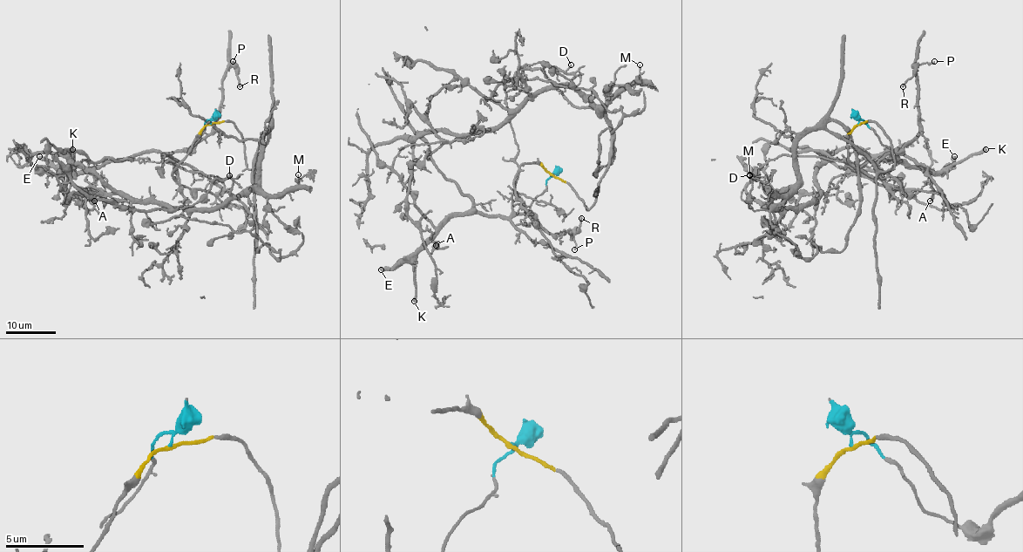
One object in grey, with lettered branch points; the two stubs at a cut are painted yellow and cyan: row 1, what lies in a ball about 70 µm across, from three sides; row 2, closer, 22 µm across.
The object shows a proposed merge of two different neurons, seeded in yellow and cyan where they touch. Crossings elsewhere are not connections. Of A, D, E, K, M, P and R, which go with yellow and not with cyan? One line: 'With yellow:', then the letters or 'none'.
With yellow: D, M

